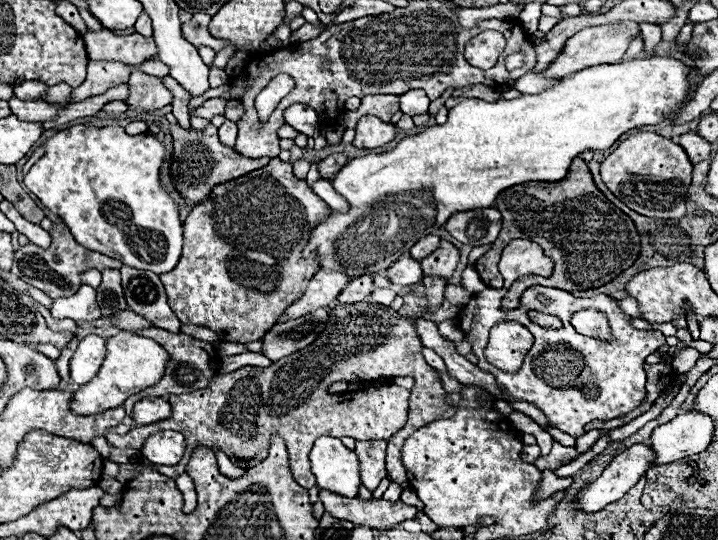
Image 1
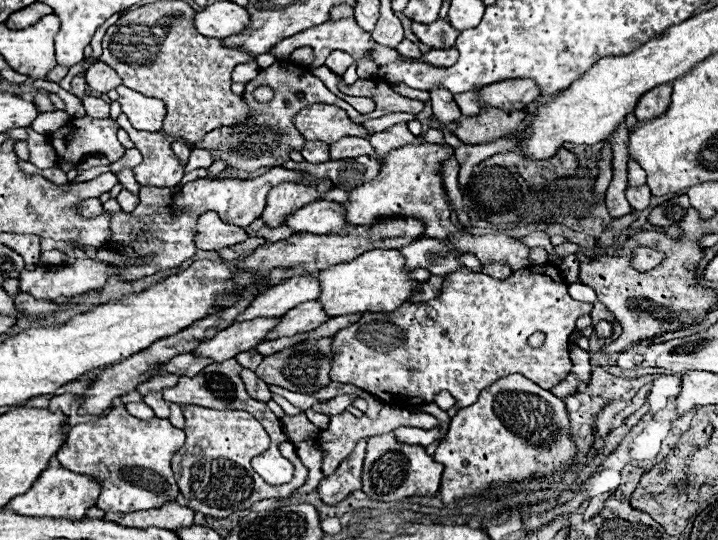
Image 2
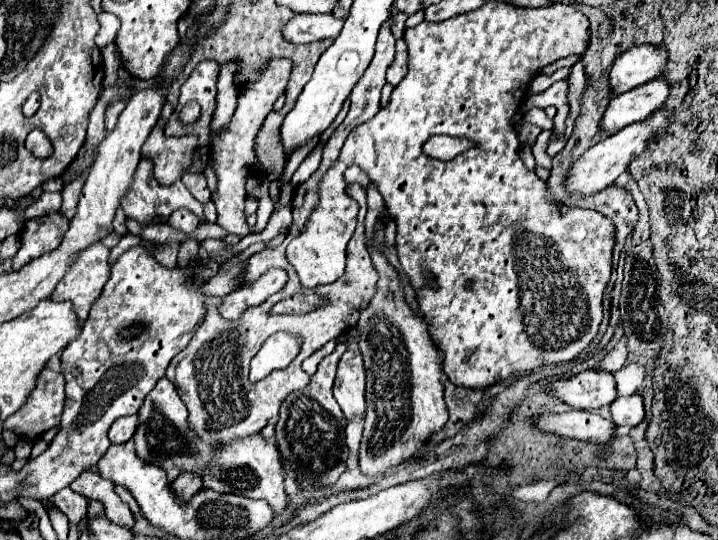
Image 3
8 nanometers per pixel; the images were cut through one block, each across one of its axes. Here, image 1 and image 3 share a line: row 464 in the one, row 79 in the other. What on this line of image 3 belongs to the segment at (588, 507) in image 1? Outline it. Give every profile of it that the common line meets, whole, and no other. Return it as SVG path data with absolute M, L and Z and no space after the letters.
M632 46L620 54L610 68L612 94L624 94L636 86L642 86L656 78L666 64L666 52L662 46Z

